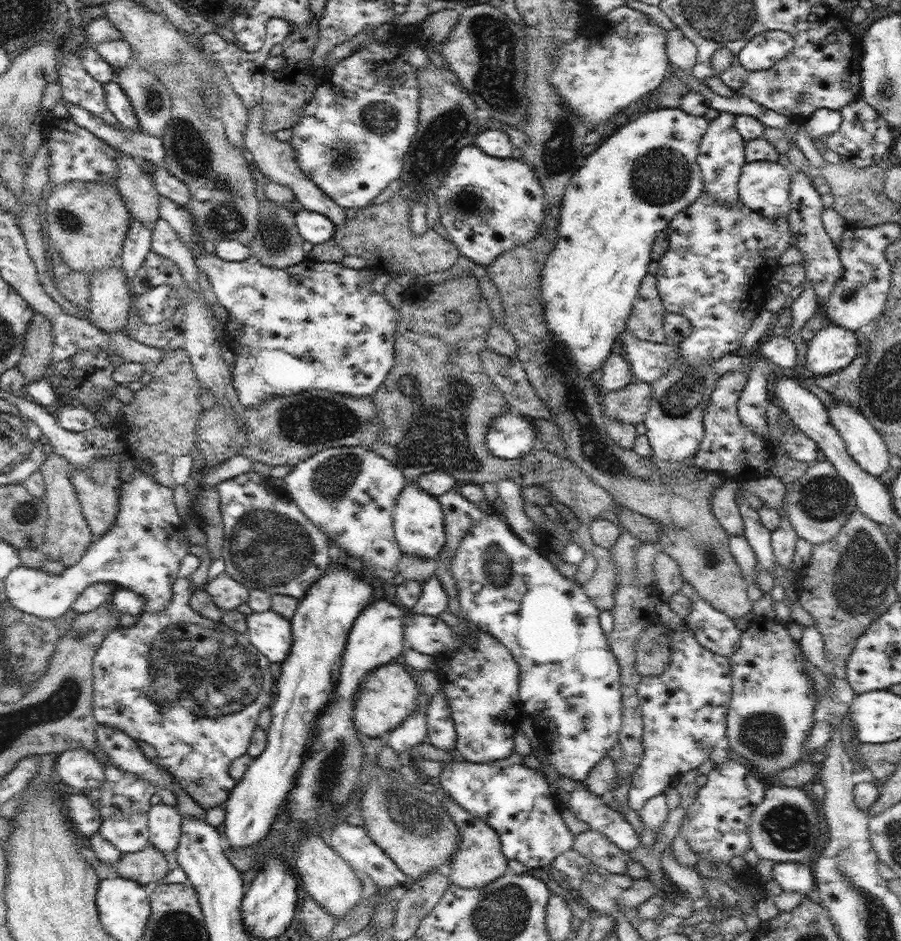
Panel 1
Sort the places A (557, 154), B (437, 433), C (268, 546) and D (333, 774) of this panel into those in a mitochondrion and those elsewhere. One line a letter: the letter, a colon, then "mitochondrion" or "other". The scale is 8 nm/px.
A: mitochondrion
B: mitochondrion
C: mitochondrion
D: mitochondrion

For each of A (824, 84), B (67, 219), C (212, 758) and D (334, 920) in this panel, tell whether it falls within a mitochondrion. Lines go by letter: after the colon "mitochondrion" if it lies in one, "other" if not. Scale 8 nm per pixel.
A: other
B: mitochondrion
C: other
D: other

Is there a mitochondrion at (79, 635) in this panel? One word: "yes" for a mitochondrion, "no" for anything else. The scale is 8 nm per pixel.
yes

